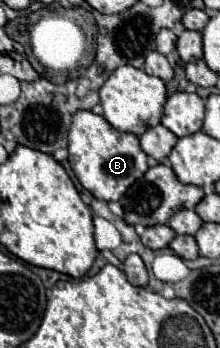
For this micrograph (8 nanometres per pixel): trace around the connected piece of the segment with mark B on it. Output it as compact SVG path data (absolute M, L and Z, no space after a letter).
M77 111L69 129L69 163L79 183L101 201L119 201L125 191L149 169L147 155L139 147L139 137L113 129L103 115Z

